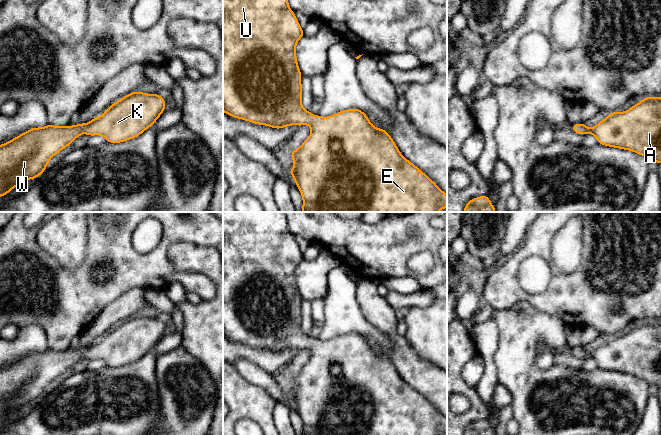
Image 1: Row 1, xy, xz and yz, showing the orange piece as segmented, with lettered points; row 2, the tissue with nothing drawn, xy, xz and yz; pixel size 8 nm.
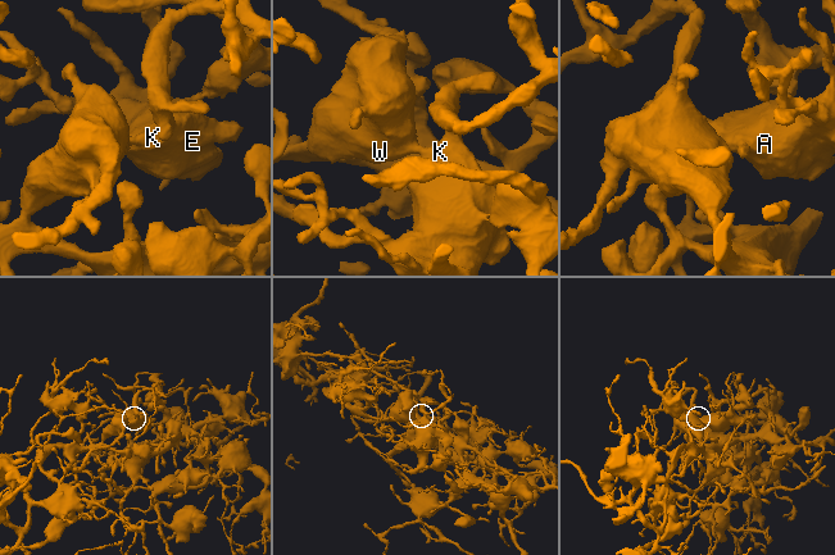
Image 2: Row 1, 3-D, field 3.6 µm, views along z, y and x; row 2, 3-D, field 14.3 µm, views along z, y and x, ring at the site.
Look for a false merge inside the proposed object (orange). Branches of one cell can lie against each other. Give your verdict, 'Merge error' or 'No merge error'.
No merge error

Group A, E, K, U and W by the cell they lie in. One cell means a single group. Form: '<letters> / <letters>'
A E K U W

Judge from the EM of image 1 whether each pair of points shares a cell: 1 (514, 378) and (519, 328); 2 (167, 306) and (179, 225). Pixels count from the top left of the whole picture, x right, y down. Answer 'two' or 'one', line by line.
1: one
2: two

